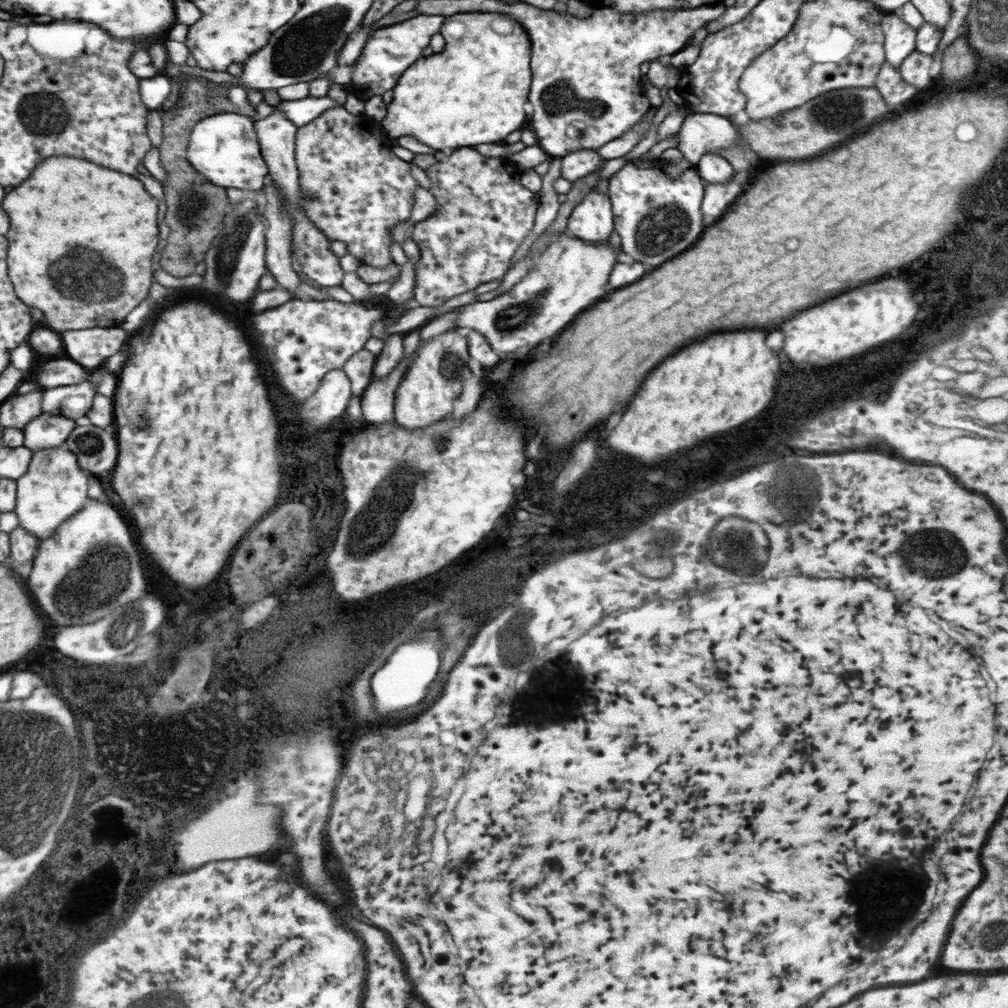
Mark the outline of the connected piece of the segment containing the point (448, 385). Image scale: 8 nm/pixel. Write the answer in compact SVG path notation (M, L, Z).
M457 328L430 340L420 340L420 346L414 352L414 362L402 376L402 382L394 393L394 420L398 426L404 426L406 430L425 429L453 412L454 402L458 400L458 394L462 394L470 372L470 331Z

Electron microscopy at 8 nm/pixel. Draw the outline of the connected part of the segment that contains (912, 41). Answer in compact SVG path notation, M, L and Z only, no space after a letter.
M888 13L884 20L885 58L899 68L916 52L917 29L904 22L899 13Z

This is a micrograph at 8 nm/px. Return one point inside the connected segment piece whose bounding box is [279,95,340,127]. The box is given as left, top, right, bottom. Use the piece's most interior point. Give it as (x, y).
(302, 112)

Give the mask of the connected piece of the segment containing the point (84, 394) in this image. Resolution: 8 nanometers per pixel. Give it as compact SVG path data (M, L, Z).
M84 382L75 386L58 386L45 390L44 412L52 416L66 416L80 420L94 408L96 391L94 382Z

